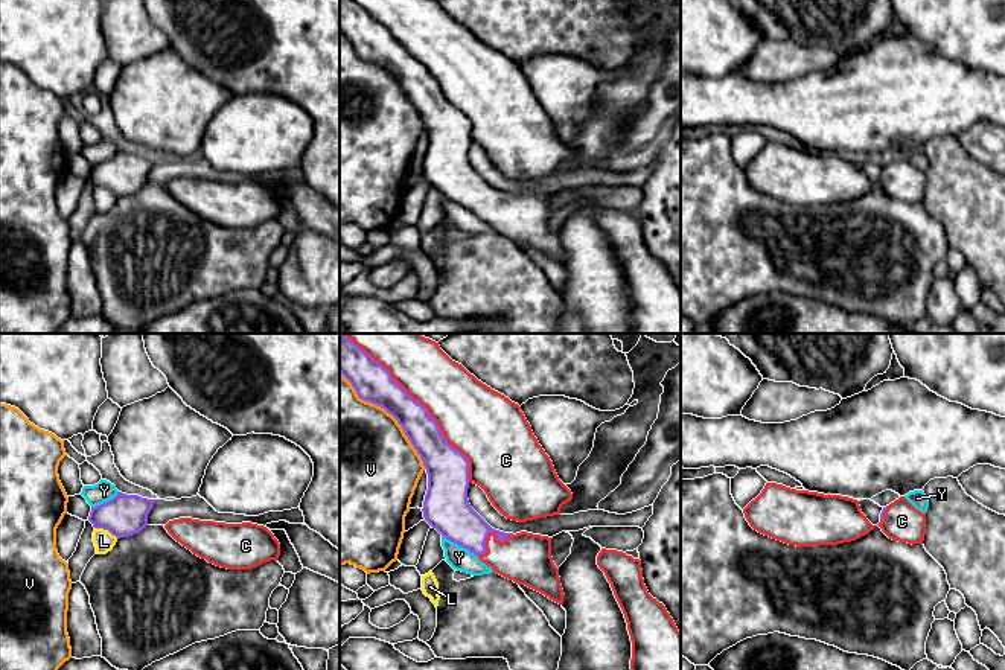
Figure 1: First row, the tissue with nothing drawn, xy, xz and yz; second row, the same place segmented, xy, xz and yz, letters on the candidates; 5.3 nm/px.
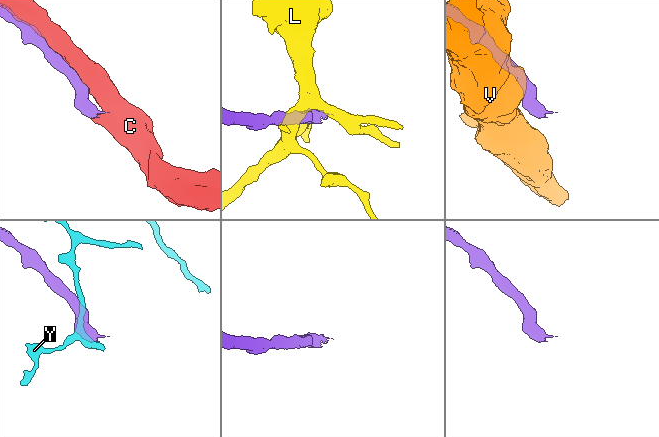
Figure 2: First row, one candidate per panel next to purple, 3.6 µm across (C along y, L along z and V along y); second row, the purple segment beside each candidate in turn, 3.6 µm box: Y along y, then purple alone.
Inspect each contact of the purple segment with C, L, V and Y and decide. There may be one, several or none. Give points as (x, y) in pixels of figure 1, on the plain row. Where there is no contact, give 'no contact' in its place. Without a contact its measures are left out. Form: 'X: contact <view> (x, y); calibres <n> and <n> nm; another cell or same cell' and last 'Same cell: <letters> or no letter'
C: contact xz (425, 67); calibres 170 and 360 nm; same cell
L: contact xy (107, 188); calibres 220 and 110 nm; another cell
V: contact xz (389, 72); calibres 200 and 500 nm; another cell
Y: contact xz (460, 204); calibres 240 and 120 nm; another cell
Same cell: C

